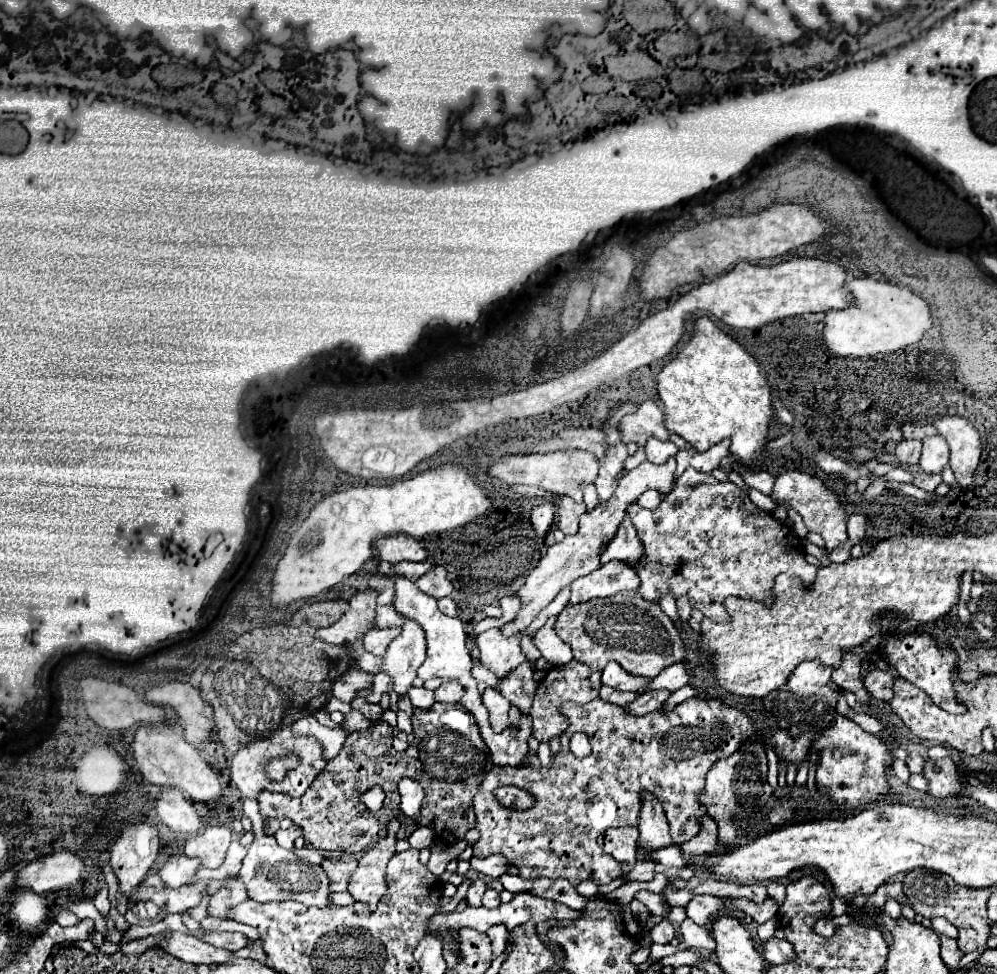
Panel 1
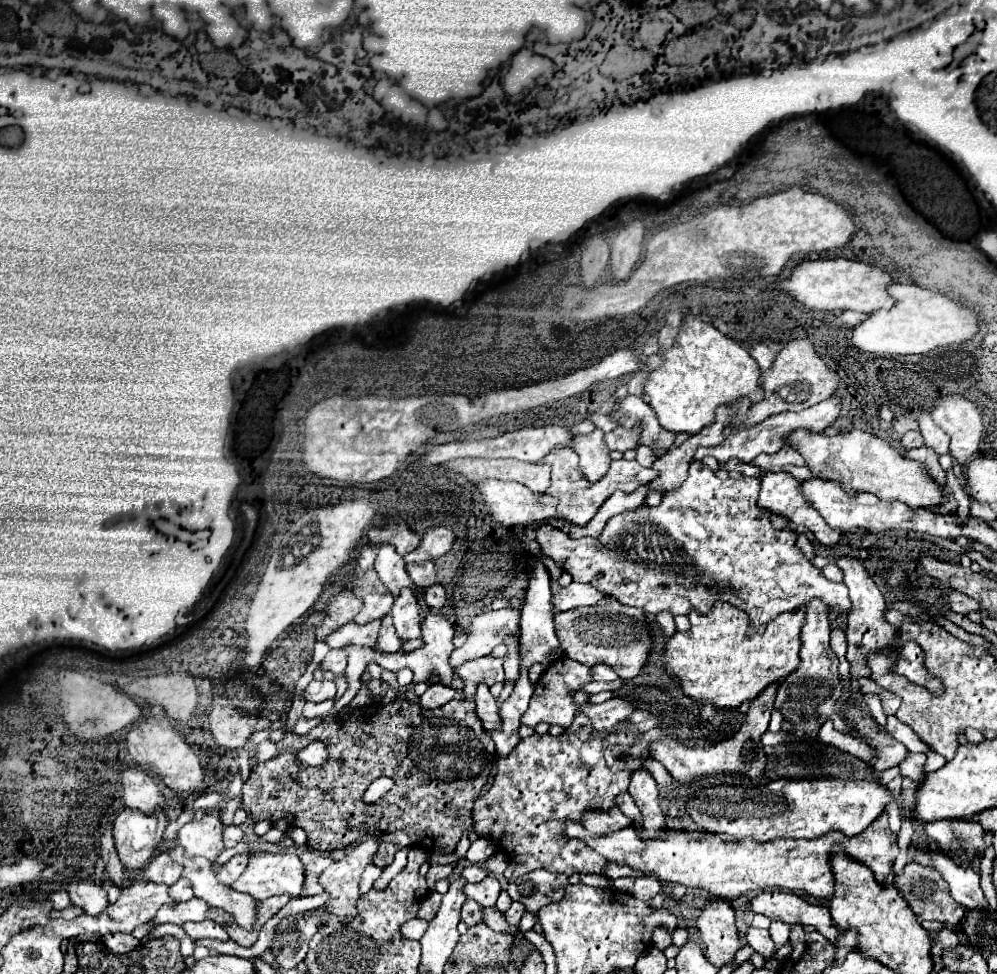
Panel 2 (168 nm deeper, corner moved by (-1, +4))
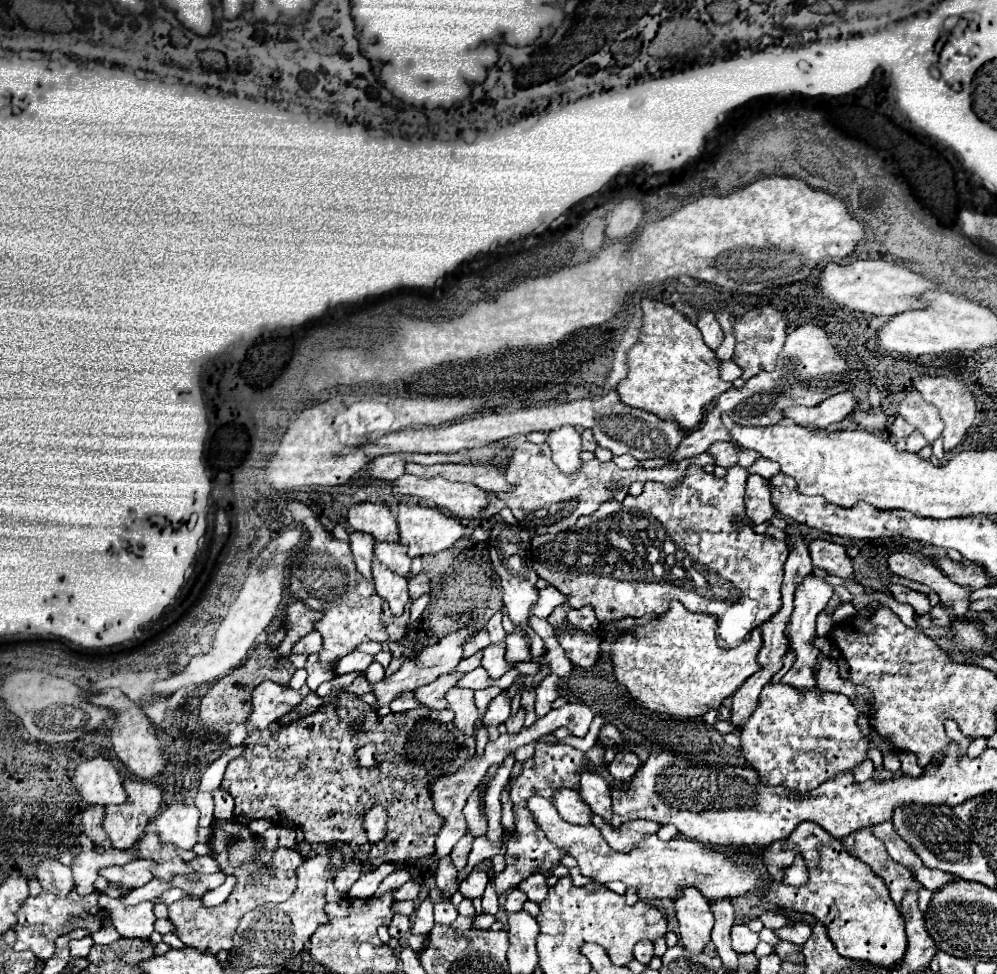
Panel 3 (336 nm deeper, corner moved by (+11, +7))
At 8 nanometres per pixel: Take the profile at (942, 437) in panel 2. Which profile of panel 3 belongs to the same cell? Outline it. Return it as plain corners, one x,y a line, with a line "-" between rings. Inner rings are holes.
912,390
908,396
904,396
898,412
908,424
912,424
928,440
928,444
932,444
936,438
940,438
944,424
938,416
936,408
932,404
924,402
920,392

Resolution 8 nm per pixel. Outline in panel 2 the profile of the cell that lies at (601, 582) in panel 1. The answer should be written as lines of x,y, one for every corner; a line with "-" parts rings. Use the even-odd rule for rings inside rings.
572,581
568,587
560,589
552,597
552,605
556,613
562,613
562,611
576,609
576,607
584,607
584,605
596,605
602,597
604,595
600,595
600,591
596,591
594,587

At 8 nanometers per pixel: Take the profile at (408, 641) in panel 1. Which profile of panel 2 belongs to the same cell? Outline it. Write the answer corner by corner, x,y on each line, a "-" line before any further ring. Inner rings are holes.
404,587
400,591
400,595
394,599
394,607
392,607
392,617
394,617
394,625
398,625
398,633
400,639
410,641
420,637
420,615
418,615
420,607
418,601
414,597
414,591

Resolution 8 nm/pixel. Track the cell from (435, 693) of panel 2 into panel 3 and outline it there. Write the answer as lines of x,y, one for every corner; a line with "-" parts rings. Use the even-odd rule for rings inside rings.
404,692
396,700
390,702
390,712
406,712
406,710
412,710
418,706
420,706
420,702
416,702
414,692

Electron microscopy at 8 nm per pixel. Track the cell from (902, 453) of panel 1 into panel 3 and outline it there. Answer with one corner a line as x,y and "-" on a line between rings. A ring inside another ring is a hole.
902,416
894,418
894,422
892,422
892,436
894,438
908,438
912,432
914,432
914,428

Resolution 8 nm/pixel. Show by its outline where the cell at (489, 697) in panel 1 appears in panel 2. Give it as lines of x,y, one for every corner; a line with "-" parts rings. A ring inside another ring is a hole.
480,685
476,689
476,717
482,721
482,727
486,731
500,727
500,715
498,715
498,701
490,695
490,689

